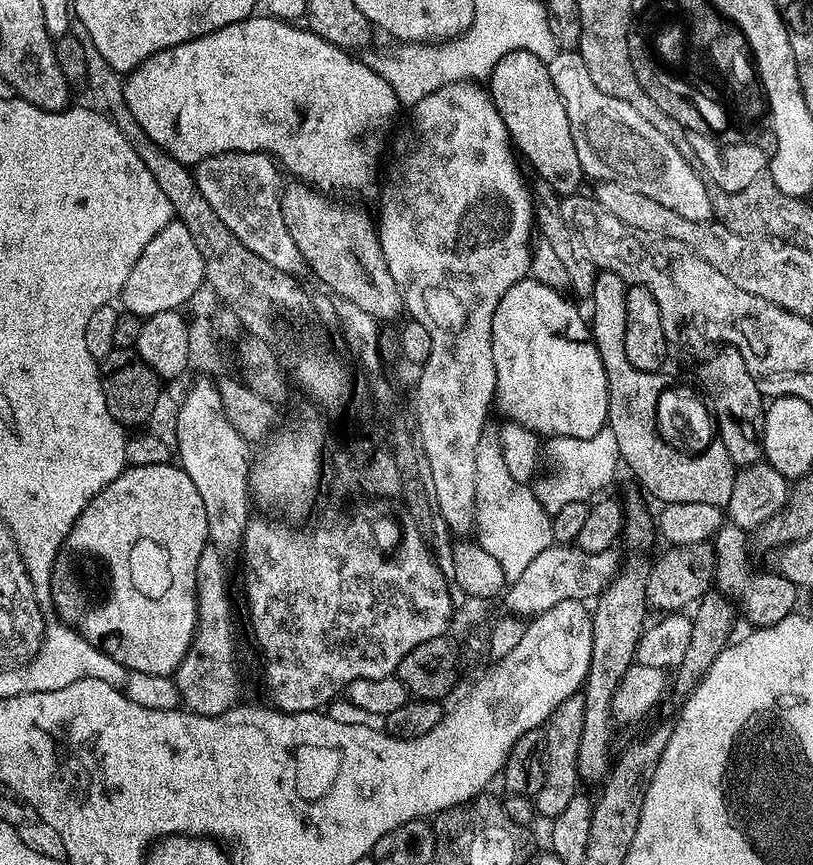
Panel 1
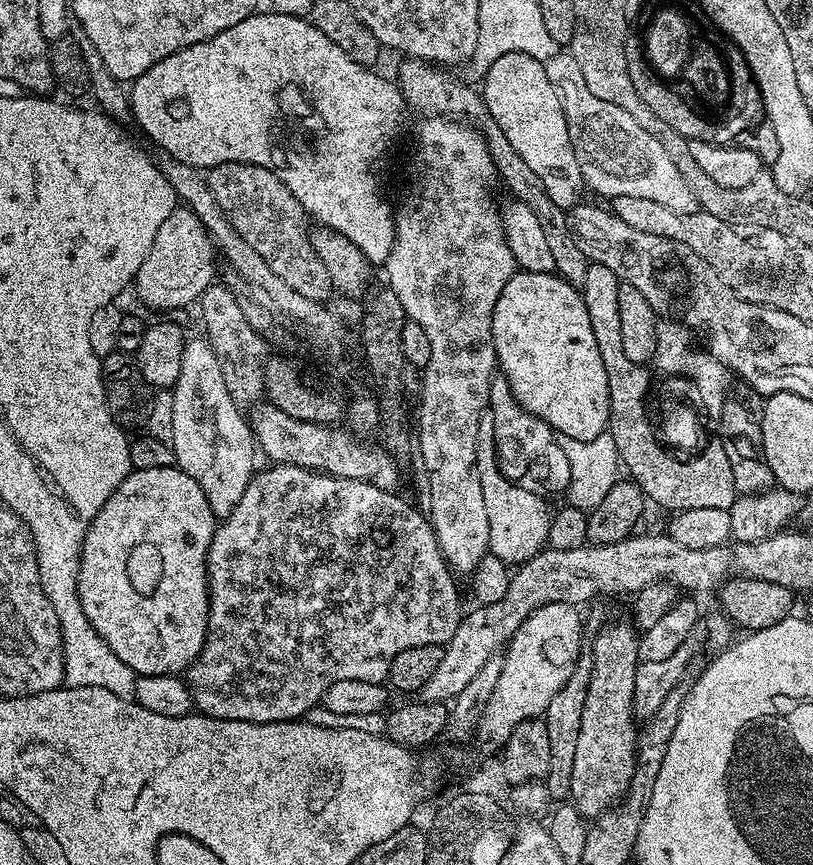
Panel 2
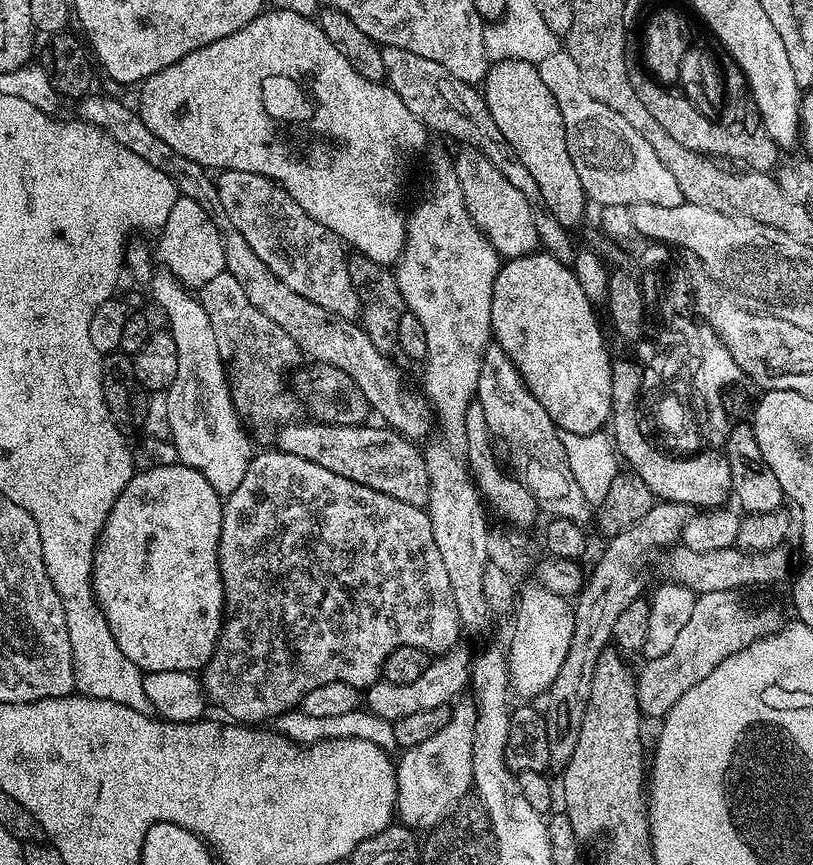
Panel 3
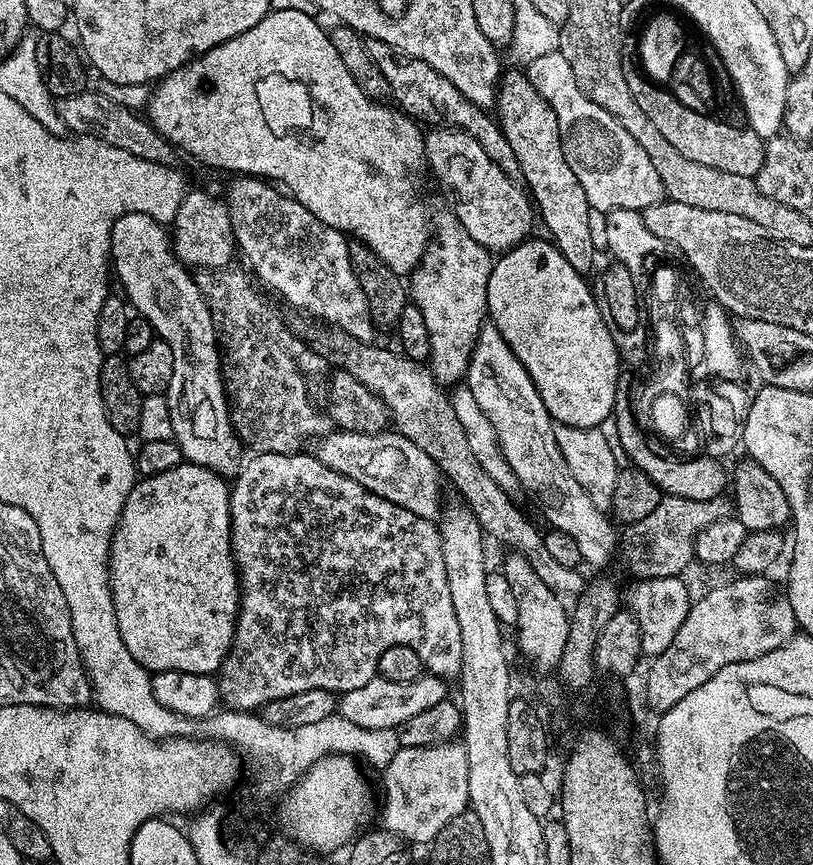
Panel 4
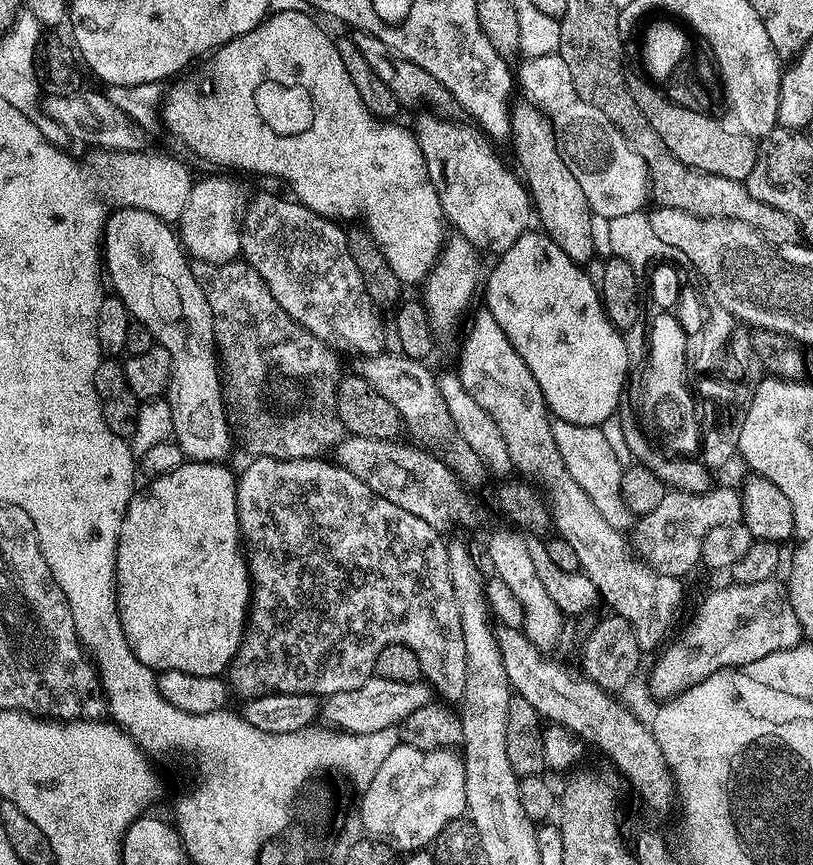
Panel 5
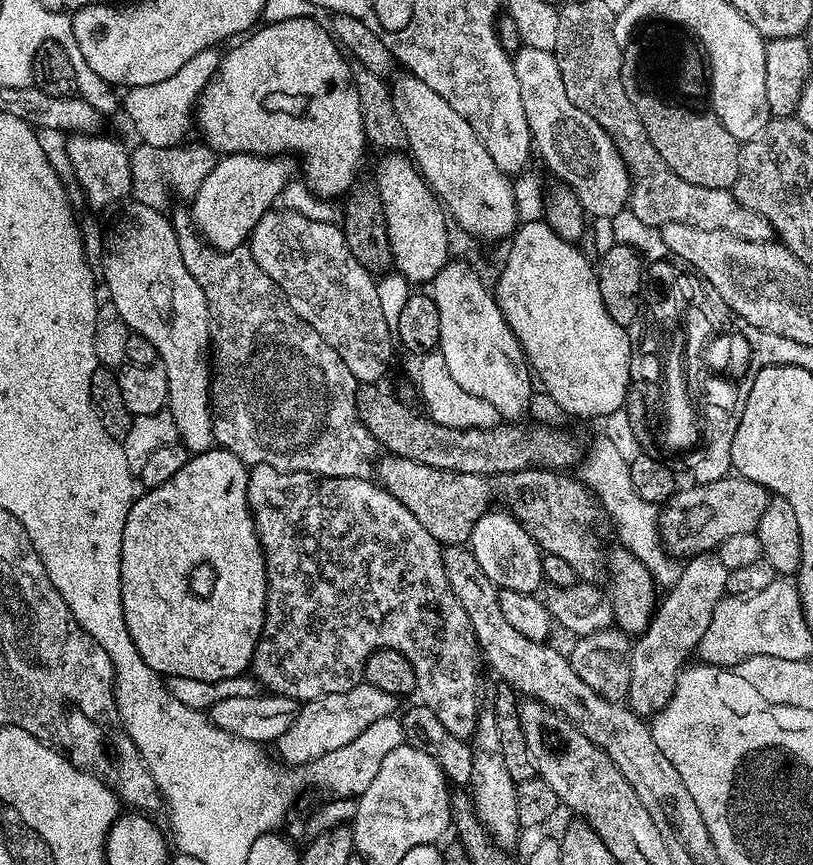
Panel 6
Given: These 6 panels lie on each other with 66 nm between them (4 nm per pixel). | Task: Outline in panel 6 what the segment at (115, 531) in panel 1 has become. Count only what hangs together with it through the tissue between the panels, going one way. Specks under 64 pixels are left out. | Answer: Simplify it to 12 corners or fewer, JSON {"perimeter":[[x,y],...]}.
{"perimeter":[[219,446],[137,495],[122,610],[161,676],[245,675],[266,566]]}

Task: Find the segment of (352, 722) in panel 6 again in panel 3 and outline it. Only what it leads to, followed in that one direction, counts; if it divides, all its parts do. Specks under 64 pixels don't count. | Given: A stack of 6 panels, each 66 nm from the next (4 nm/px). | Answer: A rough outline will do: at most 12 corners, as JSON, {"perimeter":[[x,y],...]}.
{"perimeter":[[451,648],[414,682],[381,679],[366,708],[383,720],[451,705],[469,684],[470,652]]}

